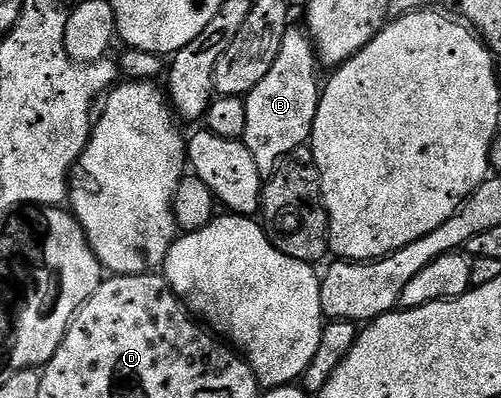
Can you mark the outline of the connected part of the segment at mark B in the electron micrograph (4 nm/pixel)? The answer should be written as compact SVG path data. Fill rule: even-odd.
M290 26L287 34L283 34L283 46L279 46L279 58L267 70L267 75L259 86L255 86L249 95L244 97L247 106L247 130L243 142L247 150L251 150L251 158L255 158L255 166L259 166L259 174L268 178L271 173L281 165L281 161L291 154L291 150L306 147L313 135L313 123L317 113L317 101L319 99L319 80L317 84L317 51L313 49L313 41L308 32L301 26Z

